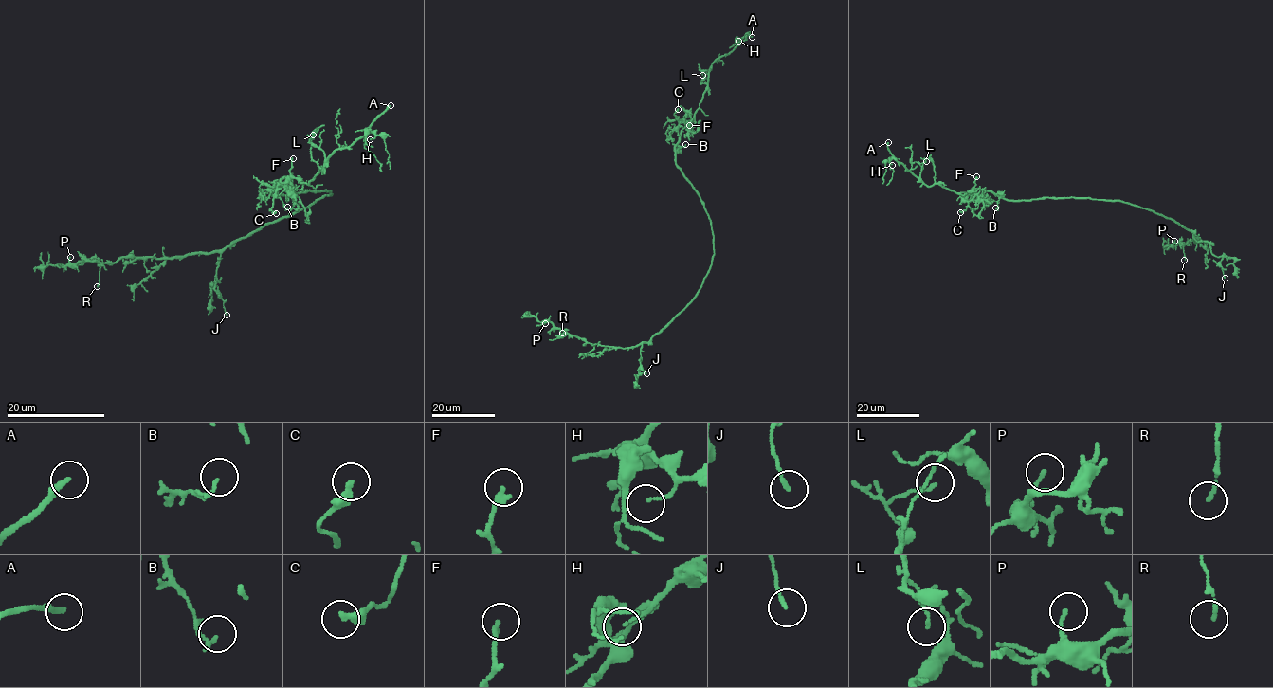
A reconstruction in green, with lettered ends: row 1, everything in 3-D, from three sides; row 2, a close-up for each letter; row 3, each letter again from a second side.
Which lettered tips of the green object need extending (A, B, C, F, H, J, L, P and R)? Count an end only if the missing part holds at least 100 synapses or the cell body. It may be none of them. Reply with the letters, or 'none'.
A

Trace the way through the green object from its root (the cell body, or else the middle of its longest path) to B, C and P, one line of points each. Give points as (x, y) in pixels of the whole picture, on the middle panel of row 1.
B: (713, 237), (703, 202), (676, 164), (675, 150), (685, 144)
C: (713, 237), (703, 202), (676, 164), (675, 147), (680, 132), (685, 126), (674, 114), (678, 109)
P: (713, 237), (712, 265), (698, 295), (647, 342), (624, 348), (591, 344), (555, 328), (551, 322), (545, 323)

